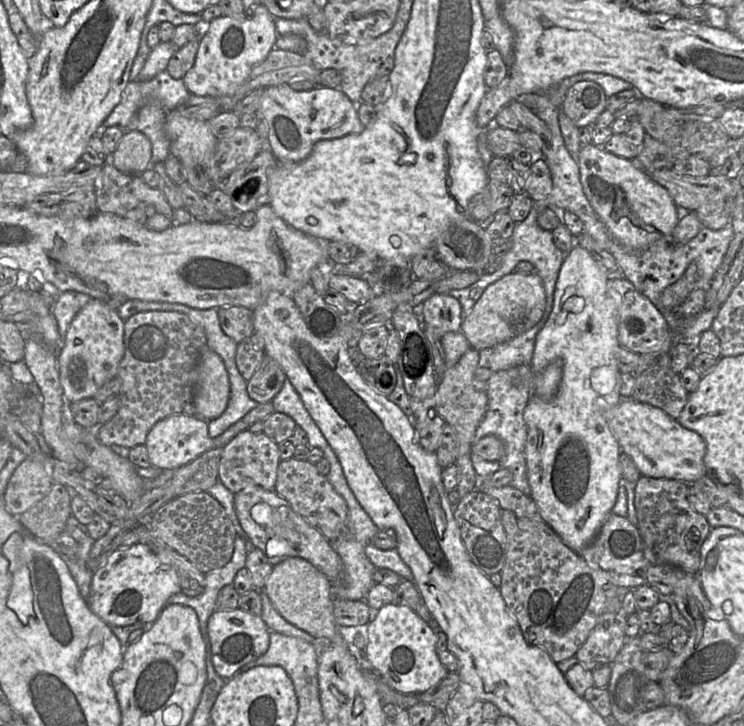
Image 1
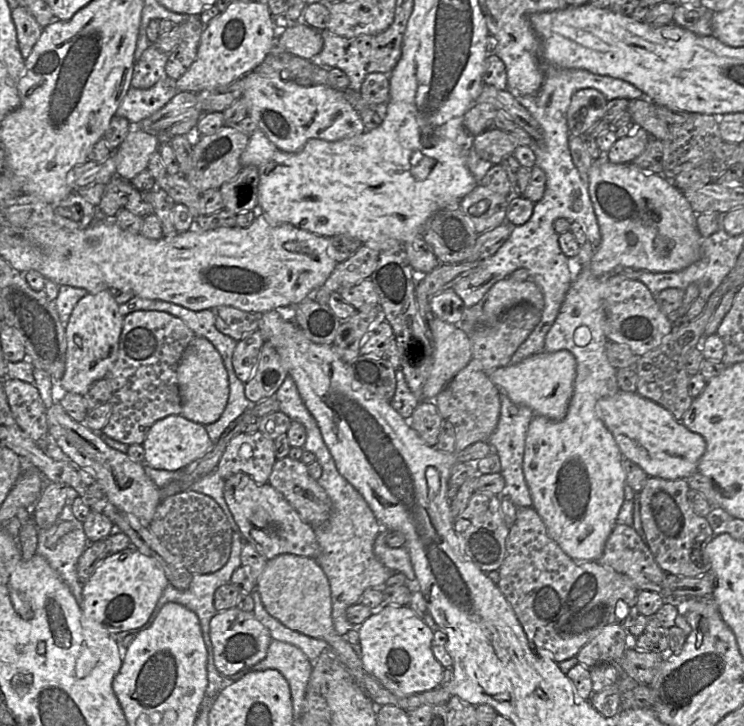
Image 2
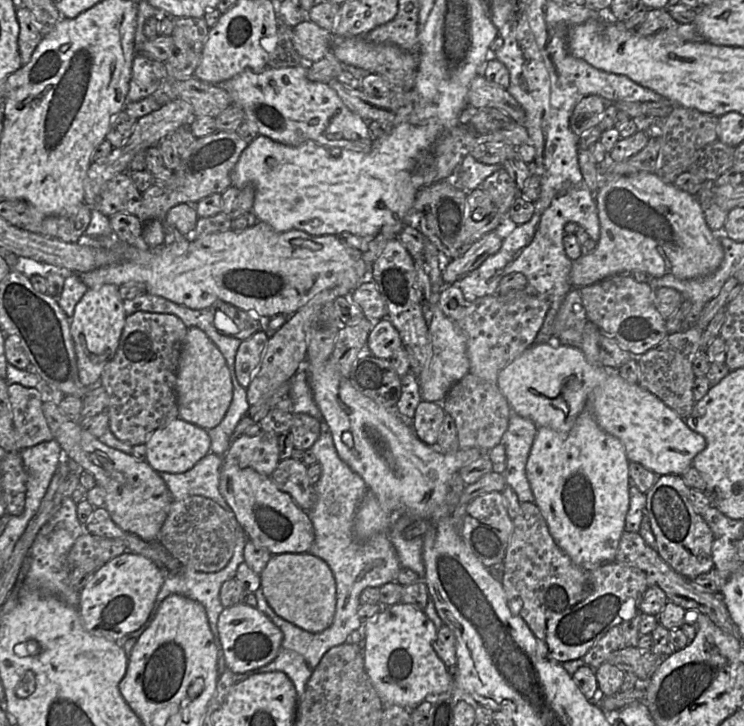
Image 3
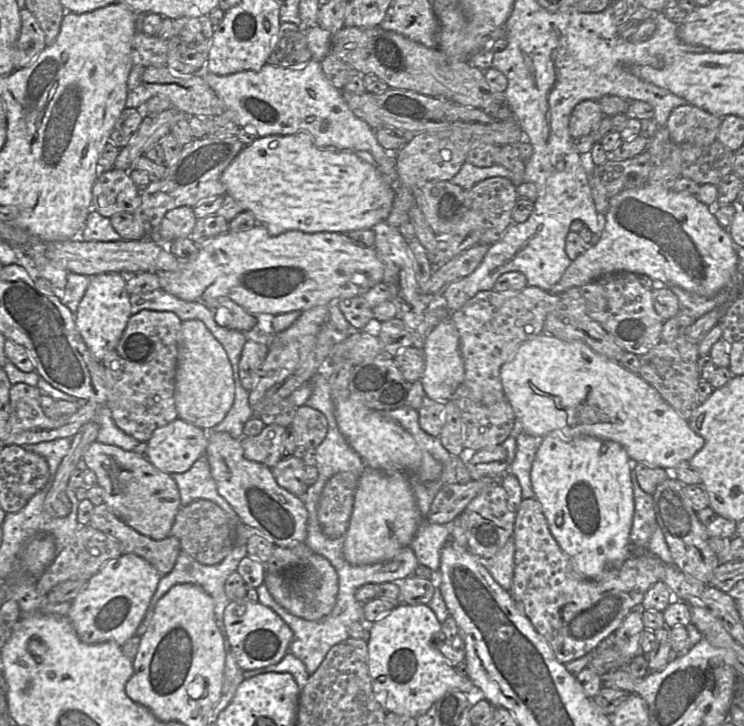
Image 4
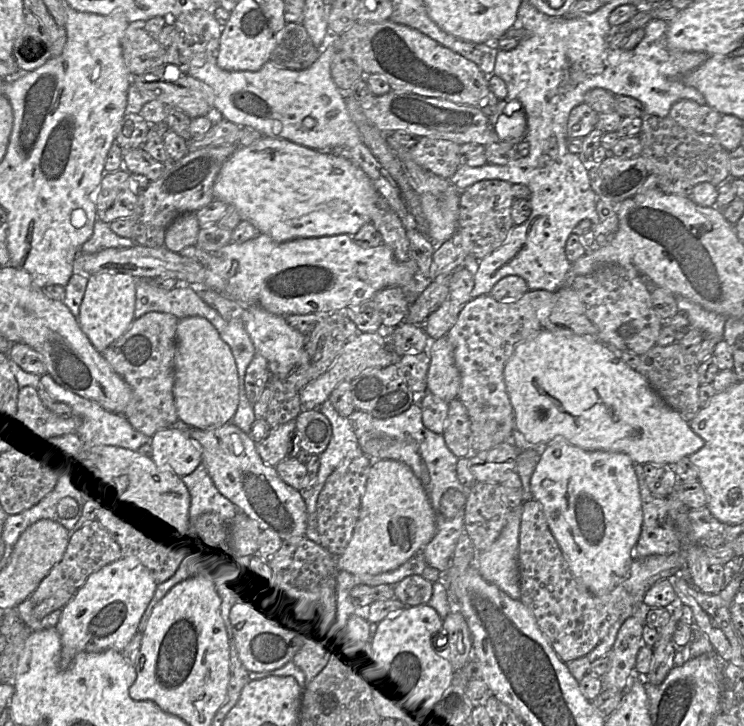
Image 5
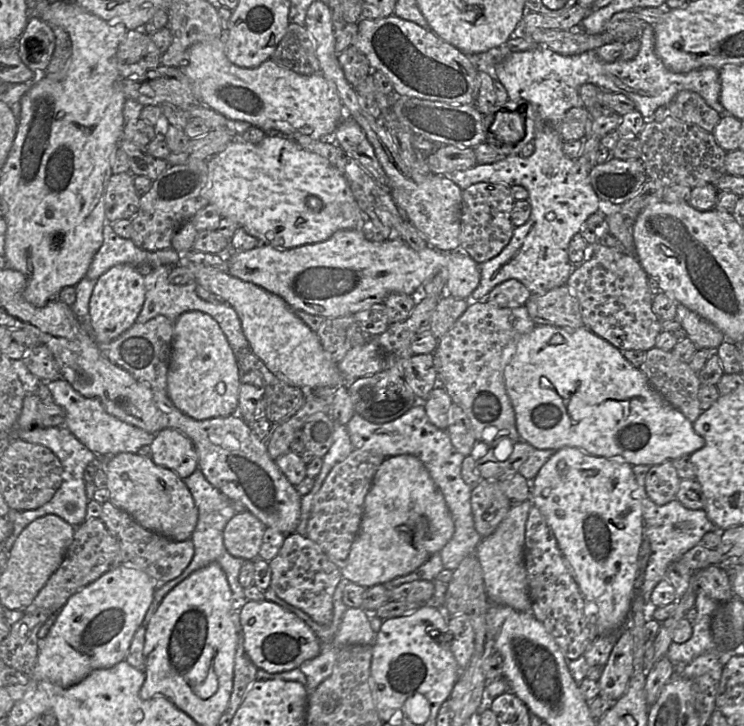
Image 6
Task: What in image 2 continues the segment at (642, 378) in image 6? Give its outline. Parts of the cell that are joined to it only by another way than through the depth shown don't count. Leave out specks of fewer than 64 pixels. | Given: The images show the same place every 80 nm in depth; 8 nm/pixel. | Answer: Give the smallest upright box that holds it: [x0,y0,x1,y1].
[487,350,706,480]

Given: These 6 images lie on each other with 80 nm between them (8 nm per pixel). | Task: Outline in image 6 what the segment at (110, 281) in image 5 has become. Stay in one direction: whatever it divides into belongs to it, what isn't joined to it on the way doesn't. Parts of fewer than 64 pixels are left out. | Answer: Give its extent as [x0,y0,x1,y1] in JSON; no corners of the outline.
[88,264,145,343]

